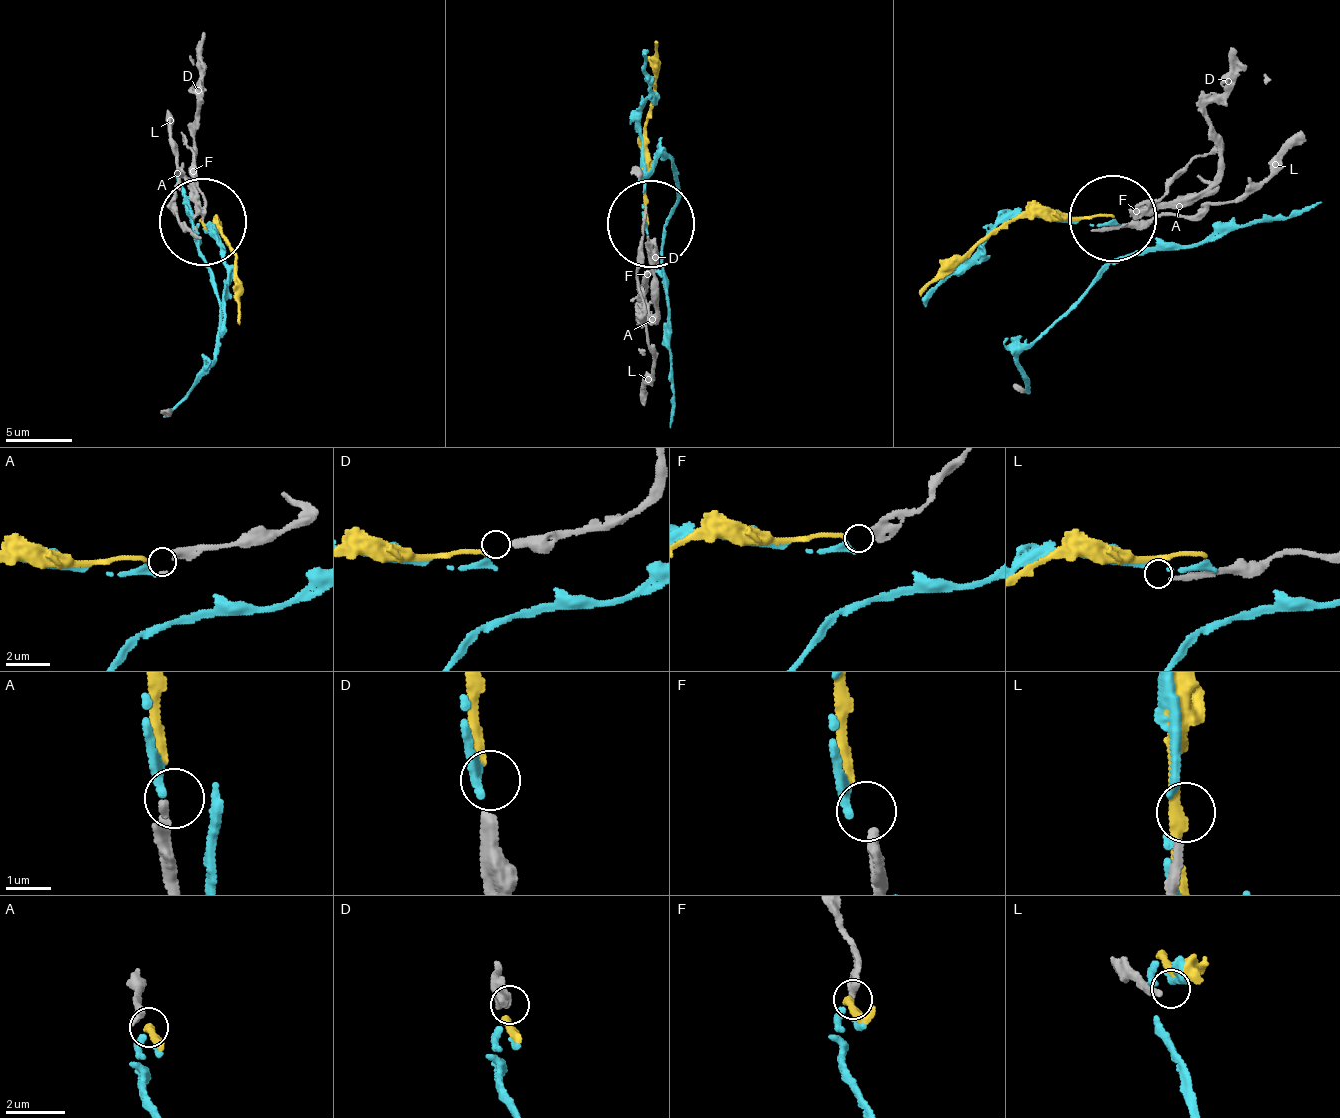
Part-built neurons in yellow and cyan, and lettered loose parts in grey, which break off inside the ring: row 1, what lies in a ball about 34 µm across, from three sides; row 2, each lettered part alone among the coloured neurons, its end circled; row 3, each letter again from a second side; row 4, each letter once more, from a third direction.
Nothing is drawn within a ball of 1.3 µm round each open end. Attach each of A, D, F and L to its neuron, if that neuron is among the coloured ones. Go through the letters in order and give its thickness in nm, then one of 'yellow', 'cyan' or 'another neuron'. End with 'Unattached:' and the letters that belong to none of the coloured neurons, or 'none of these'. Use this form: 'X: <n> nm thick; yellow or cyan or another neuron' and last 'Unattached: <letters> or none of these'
A: 200 nm thick; yellow
D: 300 nm thick; another neuron
F: 320 nm thick; cyan
L: 200 nm thick; another neuron
Unattached: D, L

